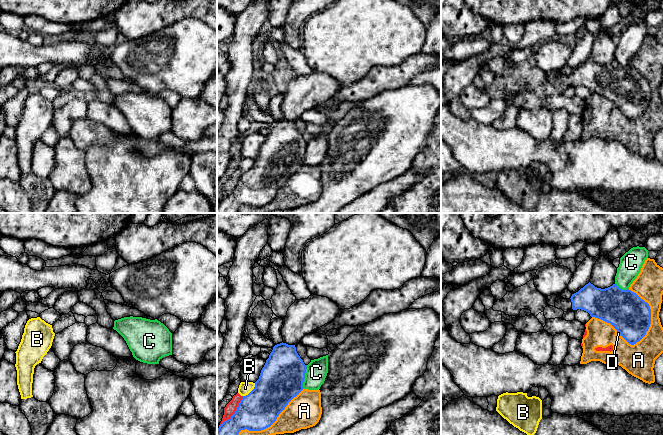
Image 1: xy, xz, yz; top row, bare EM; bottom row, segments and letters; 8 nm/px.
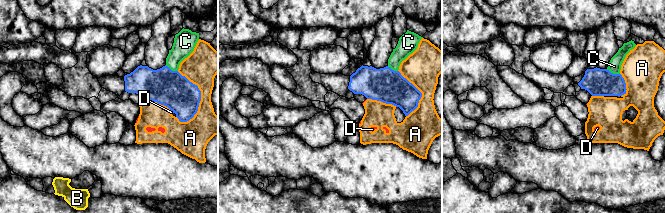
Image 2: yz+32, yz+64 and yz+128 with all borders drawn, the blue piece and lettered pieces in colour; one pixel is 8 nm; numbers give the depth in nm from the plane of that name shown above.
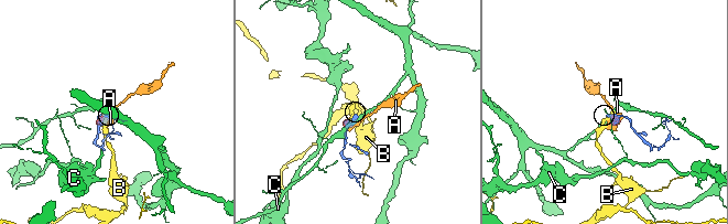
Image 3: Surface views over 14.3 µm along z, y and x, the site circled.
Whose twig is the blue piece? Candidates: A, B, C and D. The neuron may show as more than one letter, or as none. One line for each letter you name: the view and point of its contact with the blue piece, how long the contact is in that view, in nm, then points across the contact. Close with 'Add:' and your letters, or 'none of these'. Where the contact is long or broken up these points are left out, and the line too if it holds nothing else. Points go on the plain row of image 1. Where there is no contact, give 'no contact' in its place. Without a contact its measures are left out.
Add: none of these

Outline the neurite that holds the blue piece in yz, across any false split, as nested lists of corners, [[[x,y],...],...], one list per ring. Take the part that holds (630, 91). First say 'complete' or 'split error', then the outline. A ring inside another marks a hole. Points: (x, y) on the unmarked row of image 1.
split error; [[[590,58],[570,75],[557,71],[555,82],[567,88],[581,85],[591,93],[610,99],[631,121],[639,118],[651,100],[651,85],[647,78],[631,66],[622,66],[613,60],[601,65]]]

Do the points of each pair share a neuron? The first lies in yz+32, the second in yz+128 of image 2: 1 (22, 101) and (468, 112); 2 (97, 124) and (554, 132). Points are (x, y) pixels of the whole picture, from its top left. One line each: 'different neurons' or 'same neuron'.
1: same neuron
2: same neuron

